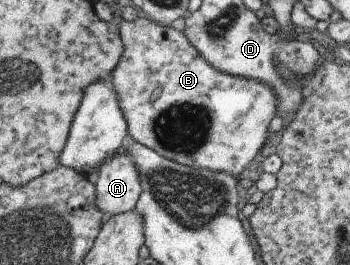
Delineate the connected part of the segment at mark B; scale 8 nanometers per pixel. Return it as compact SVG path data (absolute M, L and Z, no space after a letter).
M145 16L132 21L123 20L117 27L124 49L109 82L118 96L133 140L193 170L225 173L238 179L267 142L269 123L276 116L274 91L259 81L218 71L189 44L183 32L173 27L162 27Z

